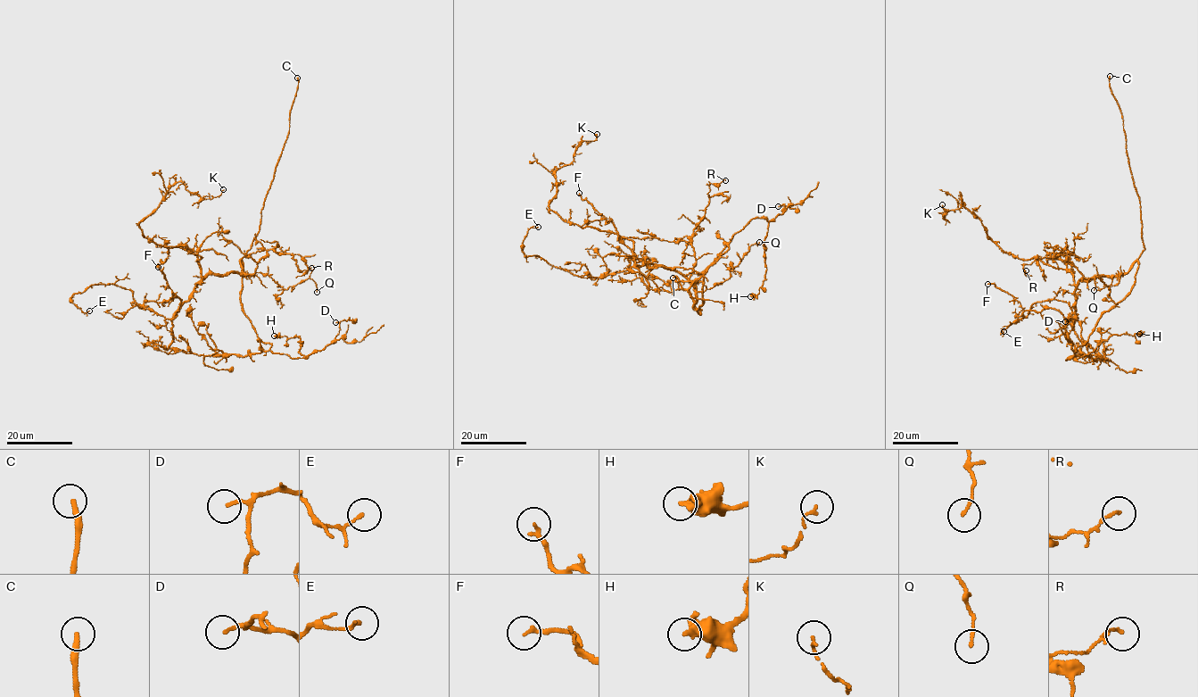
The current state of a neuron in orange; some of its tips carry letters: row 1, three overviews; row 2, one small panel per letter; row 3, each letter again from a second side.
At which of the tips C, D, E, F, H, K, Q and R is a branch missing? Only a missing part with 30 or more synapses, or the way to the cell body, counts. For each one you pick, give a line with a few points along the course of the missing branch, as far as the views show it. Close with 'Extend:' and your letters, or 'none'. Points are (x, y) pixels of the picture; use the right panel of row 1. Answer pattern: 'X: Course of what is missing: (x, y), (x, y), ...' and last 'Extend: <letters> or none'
Extend: C

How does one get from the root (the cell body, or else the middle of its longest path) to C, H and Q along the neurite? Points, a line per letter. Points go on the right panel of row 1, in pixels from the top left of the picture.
C: (1075, 319), (1079, 282), (1124, 274), (1144, 249), (1139, 197), (1127, 152), (1122, 112), (1111, 88), (1110, 76)
H: (1075, 319), (1074, 334), (1098, 356), (1111, 360), (1076, 353), (1066, 360), (1088, 355), (1113, 335), (1139, 334)
Q: (1075, 319), (1079, 282), (1096, 276), (1123, 276), (1123, 273), (1109, 289), (1095, 277), (1094, 290)

